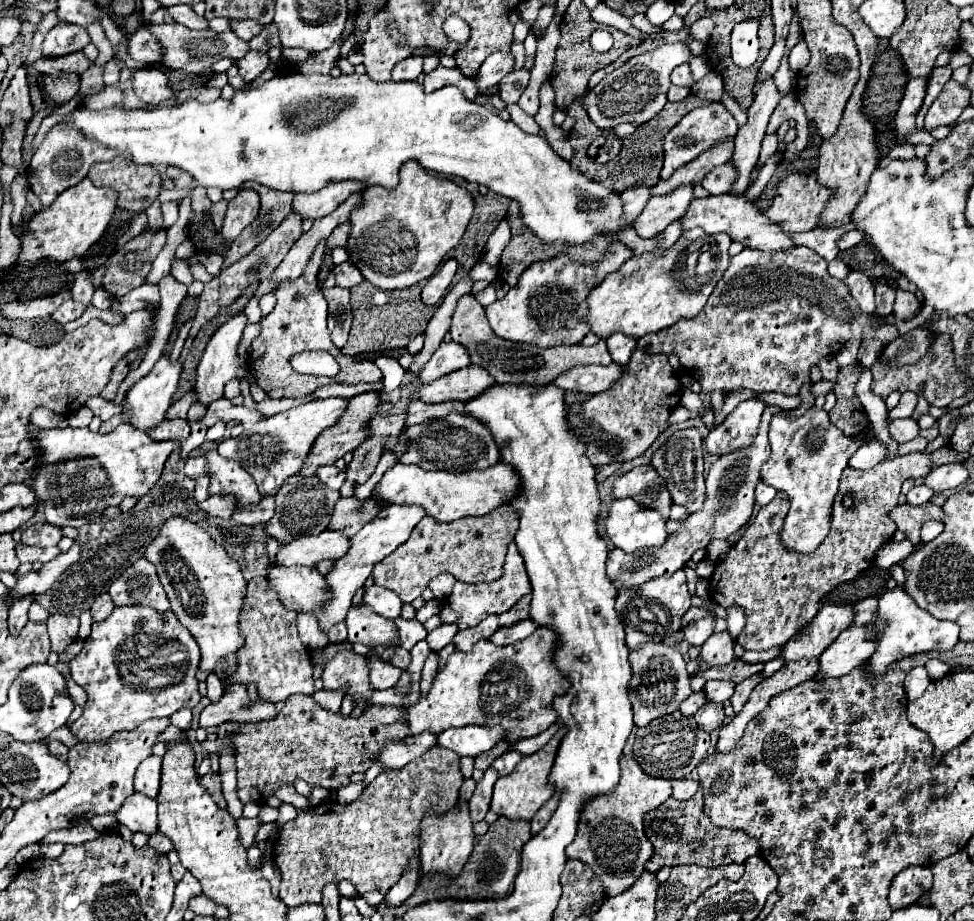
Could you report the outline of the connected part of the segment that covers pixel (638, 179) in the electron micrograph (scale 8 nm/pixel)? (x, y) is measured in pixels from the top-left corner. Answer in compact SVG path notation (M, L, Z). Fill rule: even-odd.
M689 94L685 100L681 102L667 102L667 106L655 116L651 118L649 124L643 124L635 130L635 134L623 138L621 142L621 152L607 164L597 164L595 160L591 160L587 156L587 148L591 146L591 142L595 142L599 136L601 136L601 130L591 122L591 118L587 116L587 112L583 110L579 98L575 104L569 106L567 114L573 116L577 122L575 122L575 128L569 132L569 140L573 144L573 158L571 162L583 172L587 174L591 180L597 180L601 184L605 184L609 190L615 190L615 192L623 192L631 186L655 186L661 178L659 178L659 172L661 172L661 164L663 164L663 136L667 134L667 130L671 130L671 126L675 126L687 112L695 110L697 106L703 106L707 102L699 100L697 96Z

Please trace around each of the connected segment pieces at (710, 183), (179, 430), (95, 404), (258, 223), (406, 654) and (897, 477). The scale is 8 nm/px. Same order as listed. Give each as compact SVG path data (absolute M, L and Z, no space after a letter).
M721 164L717 168L713 168L703 180L703 188L709 190L711 194L727 194L727 190L731 188L731 182L735 180L735 170L731 164Z
M163 420L159 428L149 432L149 436L153 440L171 440L171 442L183 444L189 436L189 424L185 420Z
M91 396L85 406L87 406L95 416L99 416L101 420L109 420L111 416L115 416L115 414L121 412L121 406L113 406L111 402L103 400L101 396Z
M245 182L243 188L255 188L255 192L261 198L261 210L259 216L255 218L255 222L243 230L243 234L231 244L223 268L237 262L239 258L243 258L245 254L249 254L263 238L267 238L267 234L271 230L275 230L275 226L279 226L283 222L283 218L291 212L291 202L293 202L293 192L279 192L279 190L271 190L267 186L259 186L255 182Z
M398 646L395 649L395 652L389 661L392 665L404 670L407 668L411 661L411 655L410 652L402 648L401 646Z
M911 452L911 454L899 456L899 458L887 456L881 464L877 464L871 470L855 470L855 468L847 466L841 474L839 492L833 502L831 530L825 536L825 540L819 544L819 548L811 554L797 554L783 546L781 530L783 530L783 520L789 510L789 498L787 498L787 494L777 492L773 502L769 502L767 506L763 506L759 510L759 514L755 516L751 526L747 526L741 540L735 546L731 546L729 554L721 562L715 564L715 572L709 578L711 580L711 586L709 586L711 598L719 606L727 608L729 604L737 604L737 606L745 608L747 622L745 622L743 634L739 634L739 644L745 650L769 650L773 646L783 646L783 642L787 642L799 628L809 624L811 616L815 616L819 610L821 598L827 592L831 592L835 586L855 580L865 568L869 568L873 564L875 552L885 542L891 540L897 526L895 526L895 522L891 522L891 518L887 514L891 508L897 506L897 498L901 494L903 480L907 480L911 476L927 476L931 470L933 470L931 454L923 454L923 452Z

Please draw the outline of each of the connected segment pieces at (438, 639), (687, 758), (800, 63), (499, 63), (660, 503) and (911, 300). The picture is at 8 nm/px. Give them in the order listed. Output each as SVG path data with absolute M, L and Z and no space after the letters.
M441 624L439 628L435 628L433 632L427 634L427 644L433 652L439 652L443 646L447 646L451 640L453 640L453 634L457 632L457 626L451 626L451 624Z
M673 712L663 718L655 718L645 728L637 730L633 744L633 758L649 776L661 778L685 778L709 750L709 734L699 730L693 718L683 718L683 714Z
M801 40L789 52L789 66L793 72L799 72L803 66L807 66L807 62L809 62L809 50L807 50L807 44Z
M495 52L491 54L479 68L477 76L475 76L475 84L479 94L483 94L487 88L495 86L501 82L503 76L507 76L513 70L513 56L511 54L503 54L503 52Z
M637 466L627 474L619 476L613 484L615 498L633 498L641 506L657 508L663 518L669 518L671 496L663 486L663 480L655 474L651 466Z
M897 290L897 298L895 298L895 318L897 320L903 320L903 322L909 322L911 318L917 316L917 310L919 310L921 302L915 298L915 294L911 292L903 292L903 290Z

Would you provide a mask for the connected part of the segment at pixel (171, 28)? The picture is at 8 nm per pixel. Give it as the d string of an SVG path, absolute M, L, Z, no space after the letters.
M163 22L163 24L145 24L145 30L149 30L161 44L161 64L171 70L183 70L183 72L205 72L209 66L213 66L221 58L233 58L239 60L247 54L249 46L245 40L237 38L231 30L227 32L213 32L213 30L191 30L177 22Z

